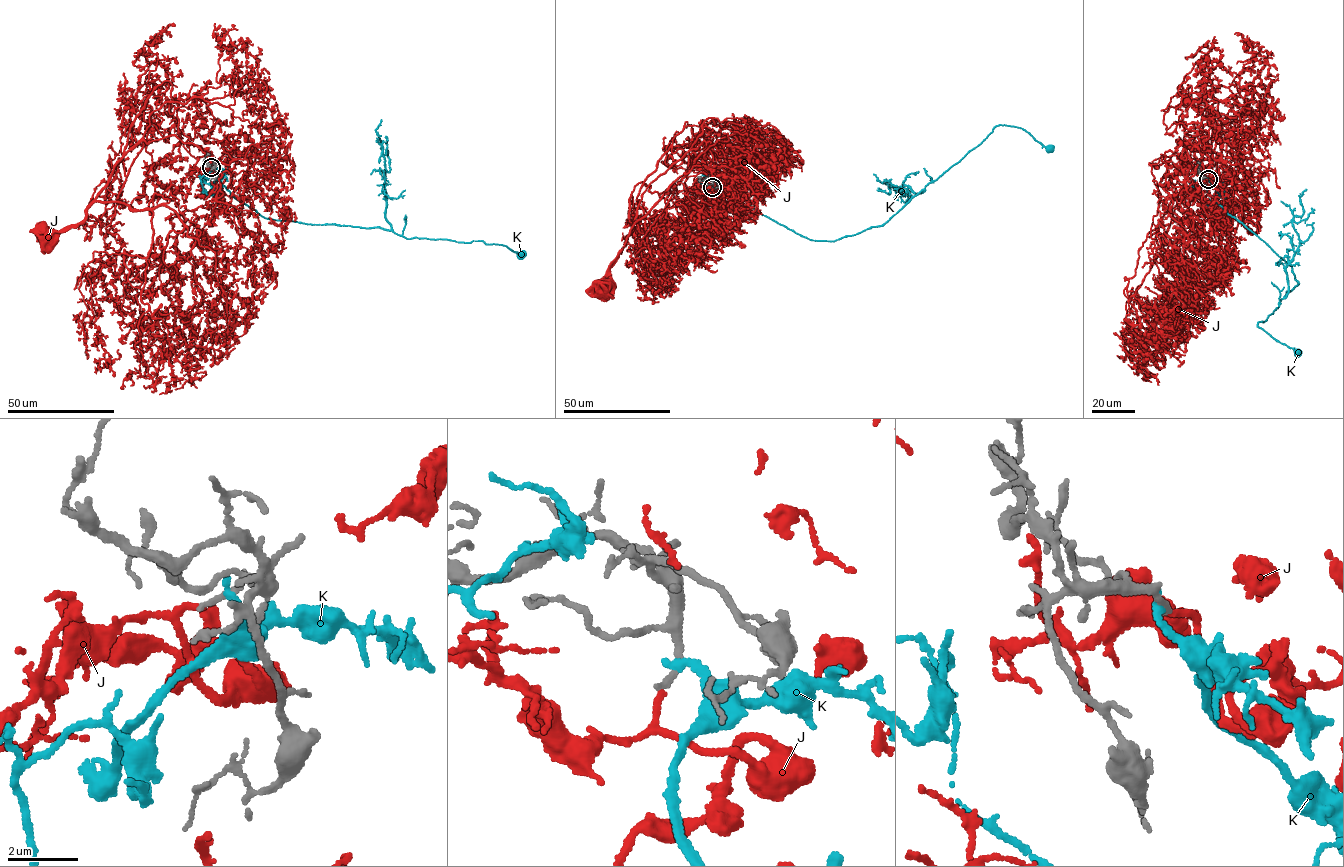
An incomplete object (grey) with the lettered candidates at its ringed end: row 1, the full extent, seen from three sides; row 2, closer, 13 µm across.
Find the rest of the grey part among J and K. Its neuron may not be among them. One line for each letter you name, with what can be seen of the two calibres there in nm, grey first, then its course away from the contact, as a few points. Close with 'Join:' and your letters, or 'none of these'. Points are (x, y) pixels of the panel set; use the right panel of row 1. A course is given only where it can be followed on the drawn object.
J: calibres 160 and 140 nm; course (1208, 179), (1224, 186), (1228, 170), (1202, 80), (1213, 124), (1202, 202), (1221, 216)
Join: J

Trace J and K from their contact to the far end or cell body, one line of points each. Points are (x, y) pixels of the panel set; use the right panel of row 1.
J: (1208, 179), (1224, 186), (1228, 170), (1202, 80), (1213, 124), (1202, 202), (1221, 216)
K: (1208, 178), (1219, 195), (1208, 202), (1203, 199), (1215, 201), (1292, 266), (1299, 283), (1257, 325), (1297, 352)

